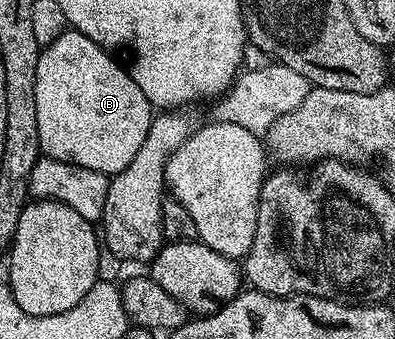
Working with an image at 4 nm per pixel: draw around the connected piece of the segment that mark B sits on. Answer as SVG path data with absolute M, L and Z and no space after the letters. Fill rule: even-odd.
M73 28L41 49L37 60L35 93L36 128L40 128L42 154L68 164L92 168L107 176L120 173L132 163L156 115L148 96L144 96L125 67L94 40L89 40Z

